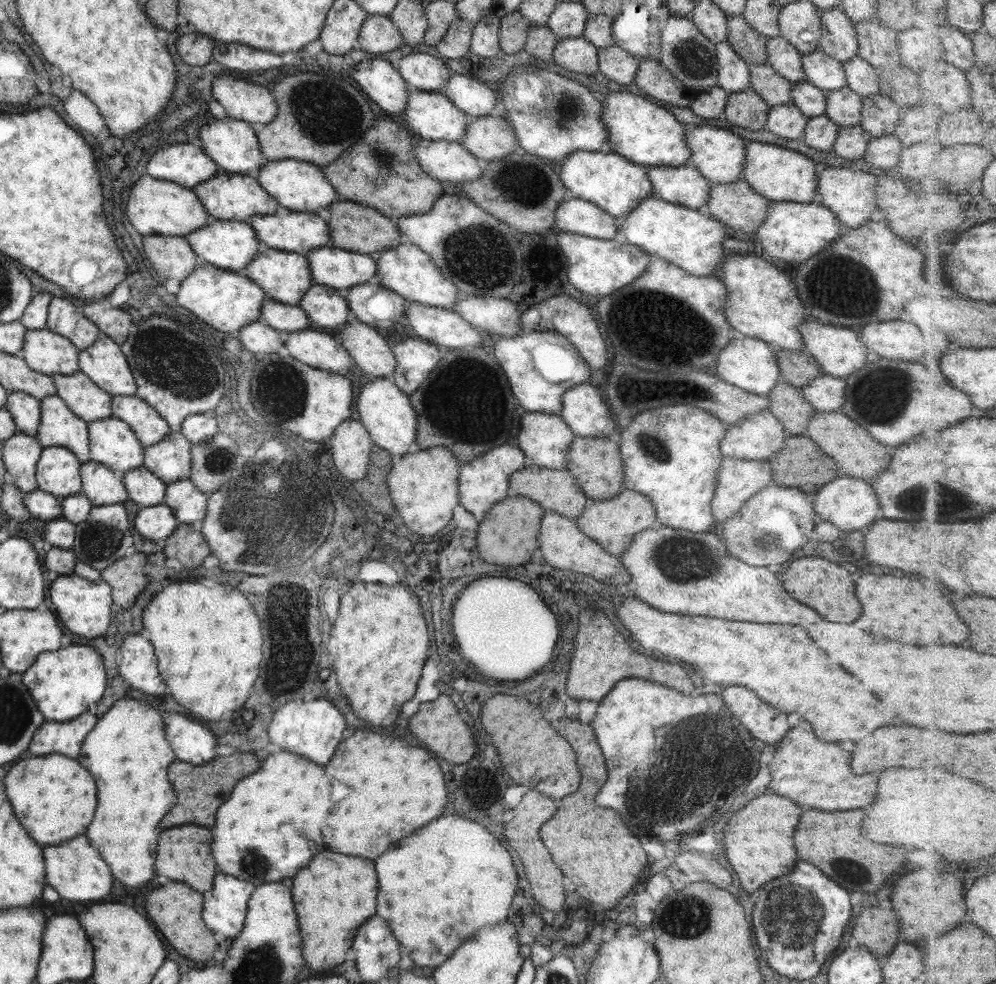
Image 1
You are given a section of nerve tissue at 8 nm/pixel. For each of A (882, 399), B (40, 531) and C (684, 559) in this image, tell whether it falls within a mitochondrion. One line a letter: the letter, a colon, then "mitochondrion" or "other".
A: mitochondrion
B: other
C: mitochondrion

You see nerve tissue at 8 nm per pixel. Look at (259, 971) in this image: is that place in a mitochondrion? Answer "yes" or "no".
yes

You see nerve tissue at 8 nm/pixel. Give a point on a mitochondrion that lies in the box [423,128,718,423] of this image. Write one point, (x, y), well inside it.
(464, 242)

